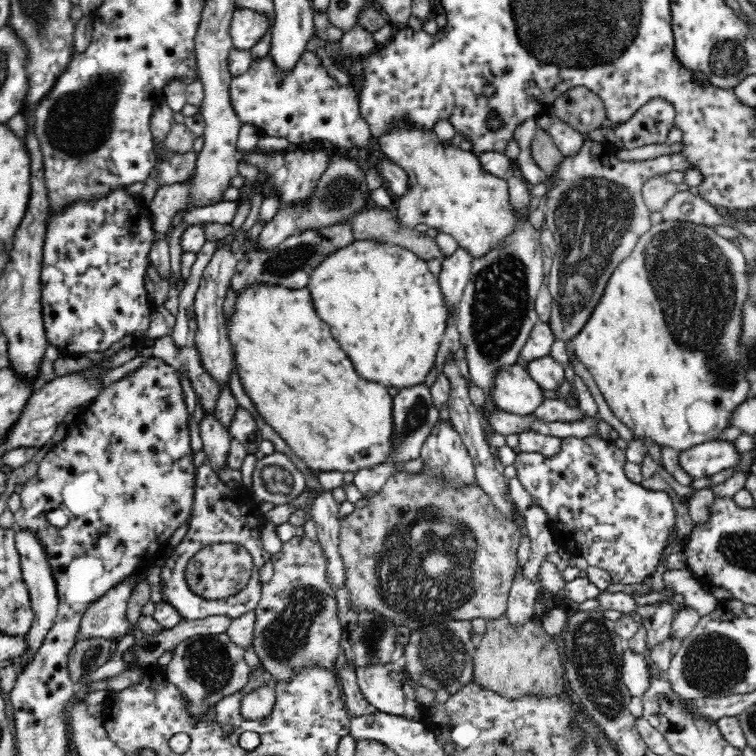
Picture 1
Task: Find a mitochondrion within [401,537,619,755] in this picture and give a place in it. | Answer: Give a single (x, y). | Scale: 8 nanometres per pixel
(442, 656)

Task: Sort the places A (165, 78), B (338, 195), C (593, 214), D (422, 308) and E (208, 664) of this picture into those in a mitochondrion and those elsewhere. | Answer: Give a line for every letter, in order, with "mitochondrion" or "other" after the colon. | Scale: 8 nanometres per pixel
A: other
B: mitochondrion
C: mitochondrion
D: other
E: mitochondrion

